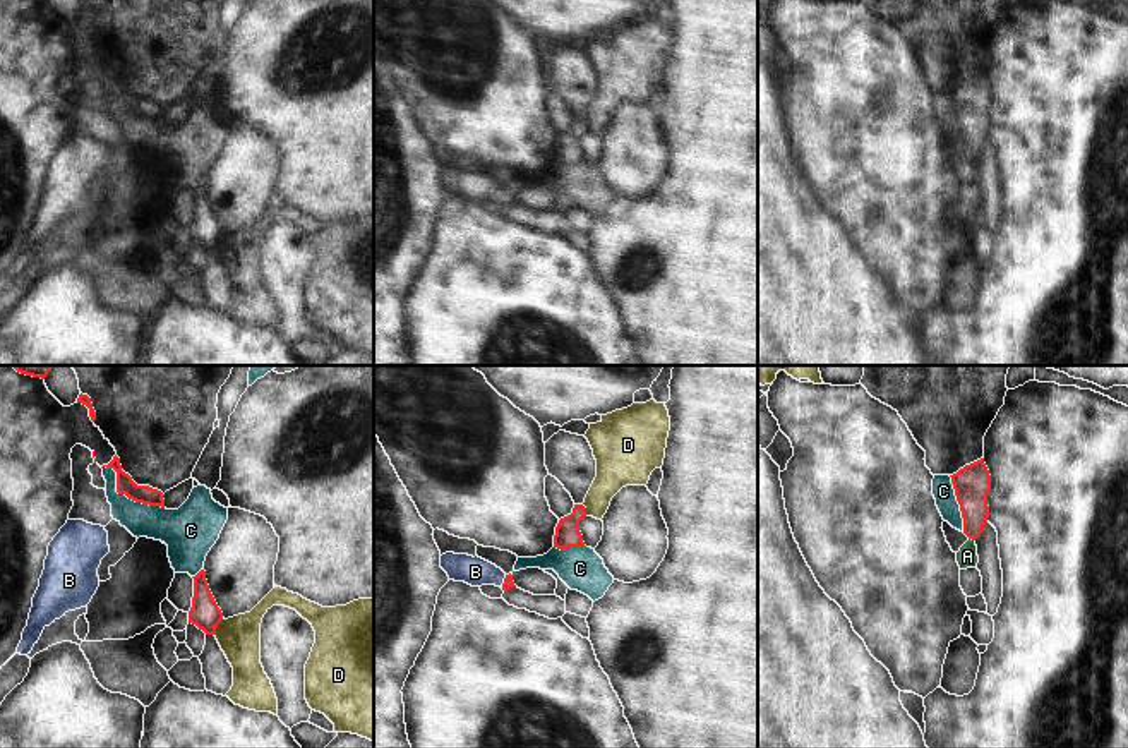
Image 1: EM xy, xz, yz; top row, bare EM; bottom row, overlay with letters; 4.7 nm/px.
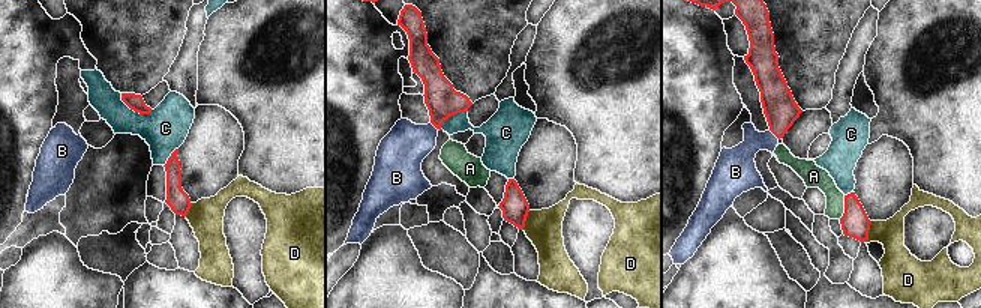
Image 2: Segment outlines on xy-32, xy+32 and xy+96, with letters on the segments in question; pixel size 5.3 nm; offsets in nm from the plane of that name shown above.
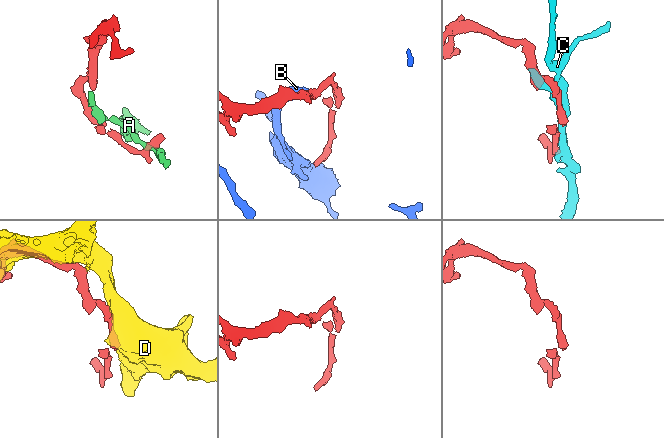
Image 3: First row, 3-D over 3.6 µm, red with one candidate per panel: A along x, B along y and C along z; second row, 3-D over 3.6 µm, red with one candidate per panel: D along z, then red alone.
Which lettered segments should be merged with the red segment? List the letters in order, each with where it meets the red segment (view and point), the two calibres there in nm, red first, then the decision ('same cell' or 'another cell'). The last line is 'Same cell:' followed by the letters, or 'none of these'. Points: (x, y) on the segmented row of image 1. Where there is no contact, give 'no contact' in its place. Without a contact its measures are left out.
A: contact yz (972, 539); calibres 160 and 100 nm; another cell
B: contact xz (504, 582); calibres 50 and 140 nm; same cell
C: contact xy (124, 493); calibres 90 and 160 nm; another cell
D: contact xy (216, 627); calibres 140 and 200 nm; another cell
Same cell: B

